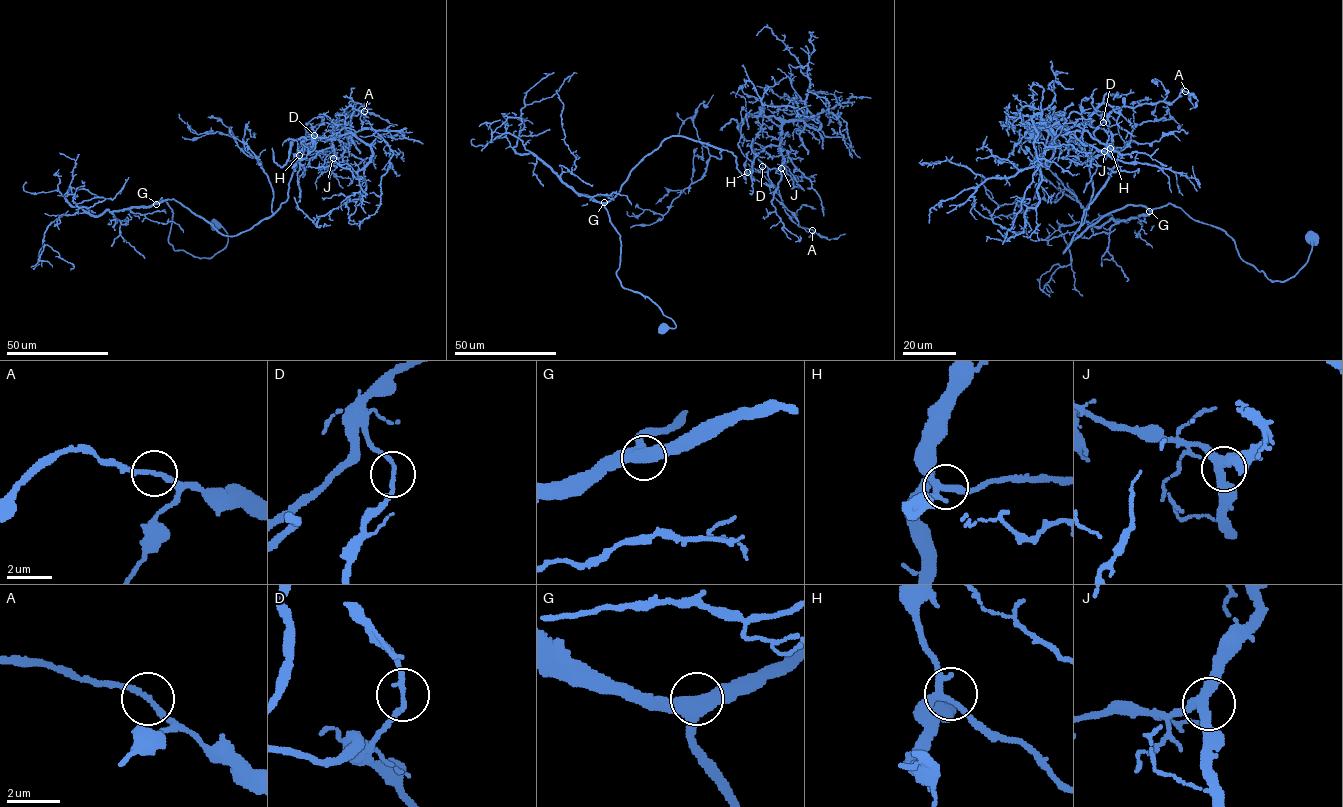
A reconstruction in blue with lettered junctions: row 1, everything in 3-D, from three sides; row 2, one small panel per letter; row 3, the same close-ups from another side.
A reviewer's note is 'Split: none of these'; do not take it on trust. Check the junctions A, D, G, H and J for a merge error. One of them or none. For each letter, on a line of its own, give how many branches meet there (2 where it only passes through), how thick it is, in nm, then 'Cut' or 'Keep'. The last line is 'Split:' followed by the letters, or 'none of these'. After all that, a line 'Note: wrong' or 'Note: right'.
A: Branches: 2. Thickness 200 nm. Keep
D: Branches: 3. Thickness 150 nm. Cut
G: Branches: 3. Thickness 460 nm. Keep
H: Branches: 4. Thickness 240 nm. Keep
J: Branches: 3. Thickness 320 nm. Keep
Split: D
Note: wrong

